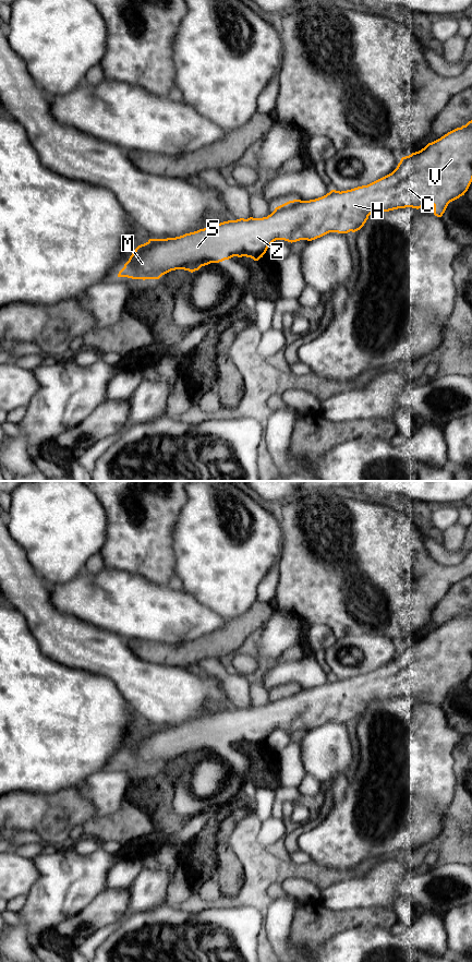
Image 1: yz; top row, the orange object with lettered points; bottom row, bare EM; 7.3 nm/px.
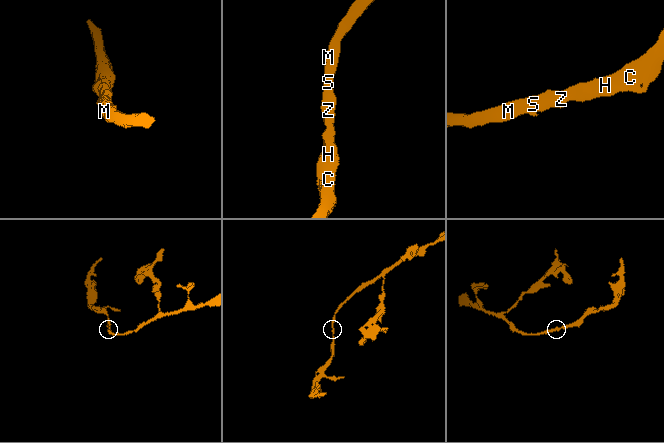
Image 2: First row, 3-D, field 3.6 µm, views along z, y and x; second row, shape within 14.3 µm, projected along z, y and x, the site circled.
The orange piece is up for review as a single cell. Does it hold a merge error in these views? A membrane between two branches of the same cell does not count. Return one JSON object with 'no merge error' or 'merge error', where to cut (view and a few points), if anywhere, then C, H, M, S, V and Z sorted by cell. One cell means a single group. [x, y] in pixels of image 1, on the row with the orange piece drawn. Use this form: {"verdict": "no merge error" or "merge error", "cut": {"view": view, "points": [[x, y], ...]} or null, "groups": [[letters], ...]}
{"verdict": "no merge error", "cut": null, "groups": [["C", "H", "M", "S", "V", "Z"]]}

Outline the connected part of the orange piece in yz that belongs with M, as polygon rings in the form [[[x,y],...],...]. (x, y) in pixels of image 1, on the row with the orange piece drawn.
[[[472,120],[440,139],[428,143],[419,152],[402,157],[389,175],[367,184],[347,191],[331,190],[326,195],[310,200],[289,201],[263,218],[240,218],[199,229],[176,238],[149,239],[138,245],[118,277],[159,279],[162,275],[184,269],[191,273],[210,263],[233,256],[258,261],[276,240],[312,241],[329,232],[348,233],[360,230],[374,212],[398,208],[421,208],[434,205],[434,215],[441,217],[448,204],[464,195],[472,182]]]

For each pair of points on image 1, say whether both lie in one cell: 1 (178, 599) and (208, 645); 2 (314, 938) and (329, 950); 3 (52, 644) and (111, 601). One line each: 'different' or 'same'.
1: different
2: different
3: different

